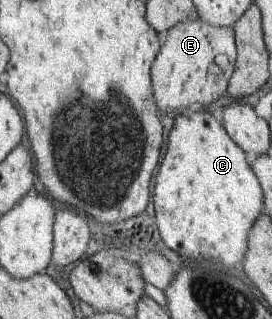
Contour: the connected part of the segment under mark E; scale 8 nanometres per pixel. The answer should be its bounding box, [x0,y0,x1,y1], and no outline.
[152,17,238,116]

